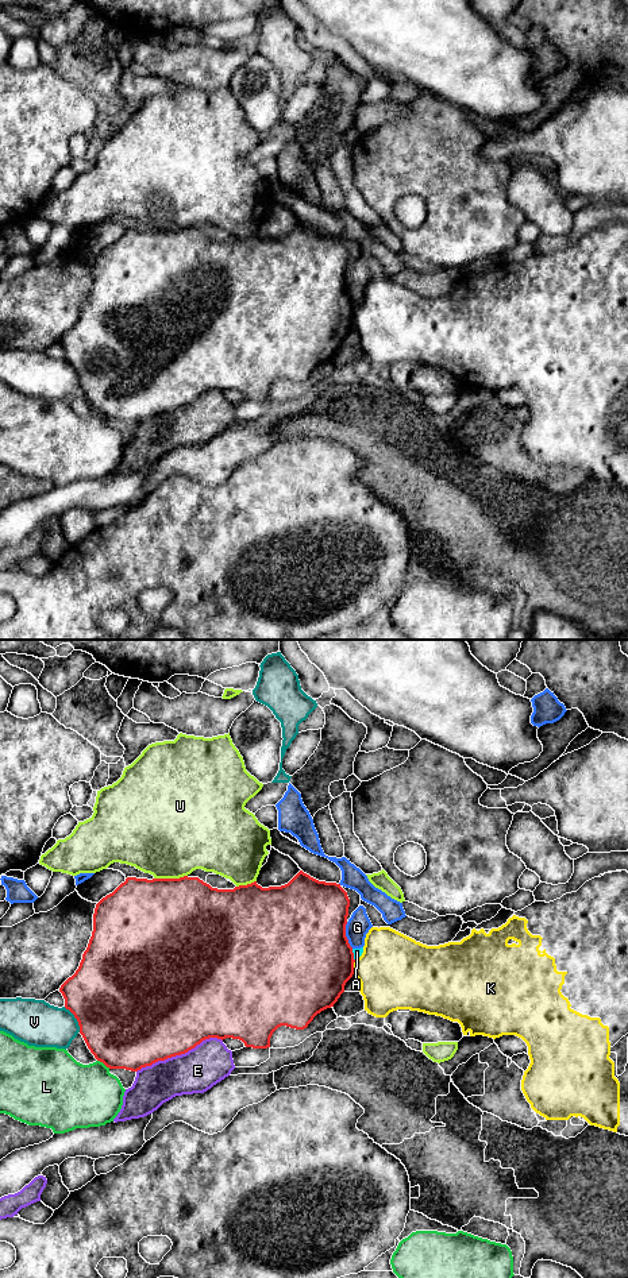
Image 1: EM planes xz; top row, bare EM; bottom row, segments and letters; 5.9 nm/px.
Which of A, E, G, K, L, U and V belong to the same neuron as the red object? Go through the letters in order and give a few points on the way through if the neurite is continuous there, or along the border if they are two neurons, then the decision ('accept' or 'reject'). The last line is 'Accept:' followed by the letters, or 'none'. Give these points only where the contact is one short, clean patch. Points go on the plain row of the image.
A: reject
E: reject
G: reject
K: border along xz (355, 313), (353, 325); reject
L: reject
U: reject
V: reject
Accept: none

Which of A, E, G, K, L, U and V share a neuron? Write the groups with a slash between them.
A / E G / K / L / U / V

